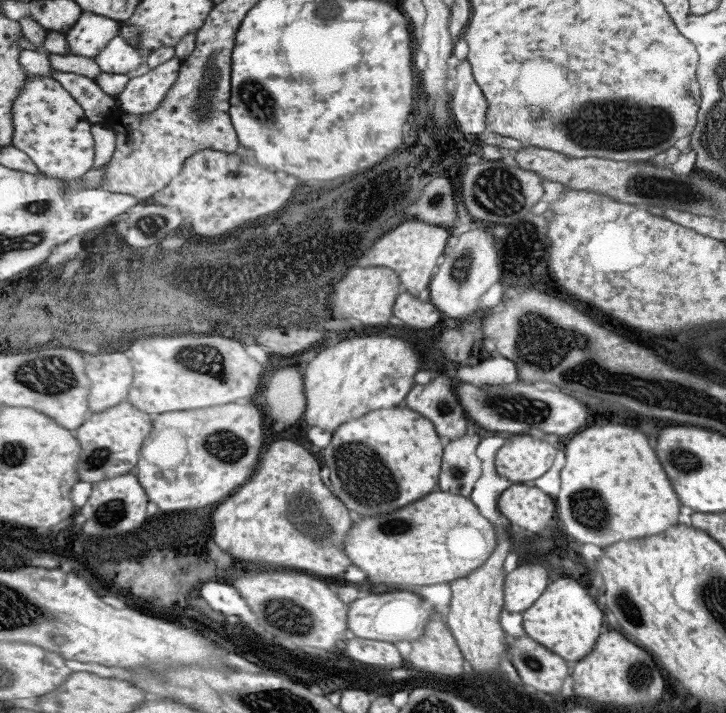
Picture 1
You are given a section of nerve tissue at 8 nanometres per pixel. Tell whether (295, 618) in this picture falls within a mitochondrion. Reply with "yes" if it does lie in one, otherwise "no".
yes

